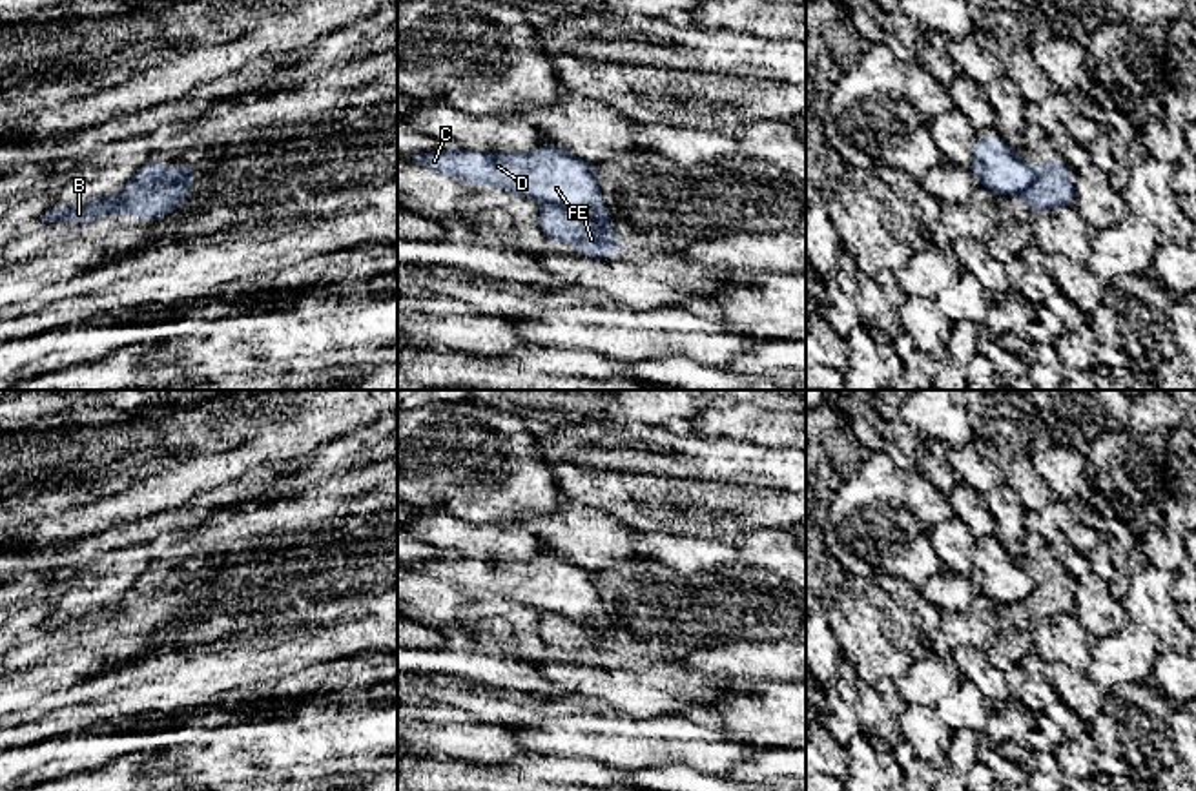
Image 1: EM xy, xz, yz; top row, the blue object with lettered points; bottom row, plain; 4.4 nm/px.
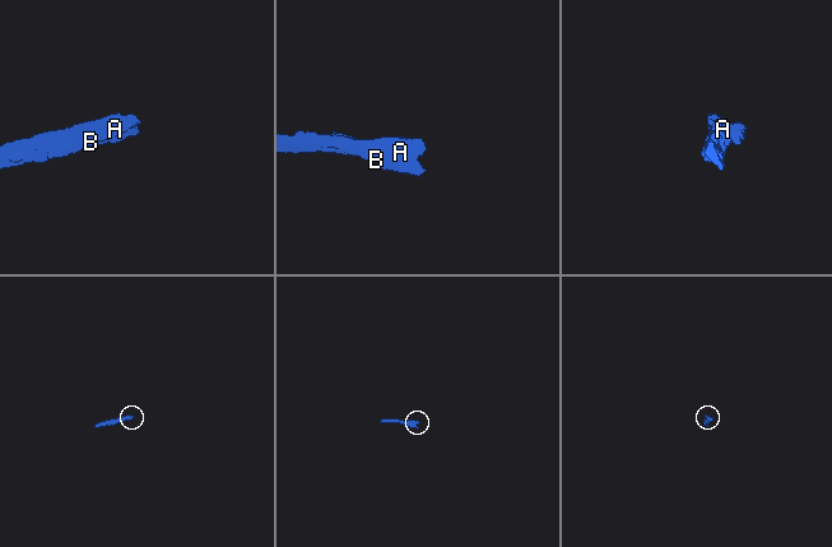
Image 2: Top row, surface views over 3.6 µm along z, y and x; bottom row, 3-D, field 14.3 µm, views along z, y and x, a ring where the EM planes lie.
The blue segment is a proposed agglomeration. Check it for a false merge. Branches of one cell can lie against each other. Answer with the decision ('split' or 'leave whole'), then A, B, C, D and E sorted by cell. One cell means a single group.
split; A B C D / E

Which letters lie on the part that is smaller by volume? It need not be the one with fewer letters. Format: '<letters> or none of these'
E

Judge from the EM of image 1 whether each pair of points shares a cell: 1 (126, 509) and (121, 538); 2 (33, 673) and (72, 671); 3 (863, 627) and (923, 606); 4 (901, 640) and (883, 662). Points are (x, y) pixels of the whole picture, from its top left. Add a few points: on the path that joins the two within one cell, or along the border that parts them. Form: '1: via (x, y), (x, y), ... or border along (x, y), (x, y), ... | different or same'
1: border along (166, 511), (115, 523), (84, 536) | different
2: via (42, 673), (62, 671) | same
3: via (877, 613), (892, 598), (908, 598) | same
4: via (896, 646), (885, 657) | same

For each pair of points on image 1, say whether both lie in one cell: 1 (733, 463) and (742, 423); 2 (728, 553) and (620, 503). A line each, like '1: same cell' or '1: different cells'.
1: different cells
2: different cells

